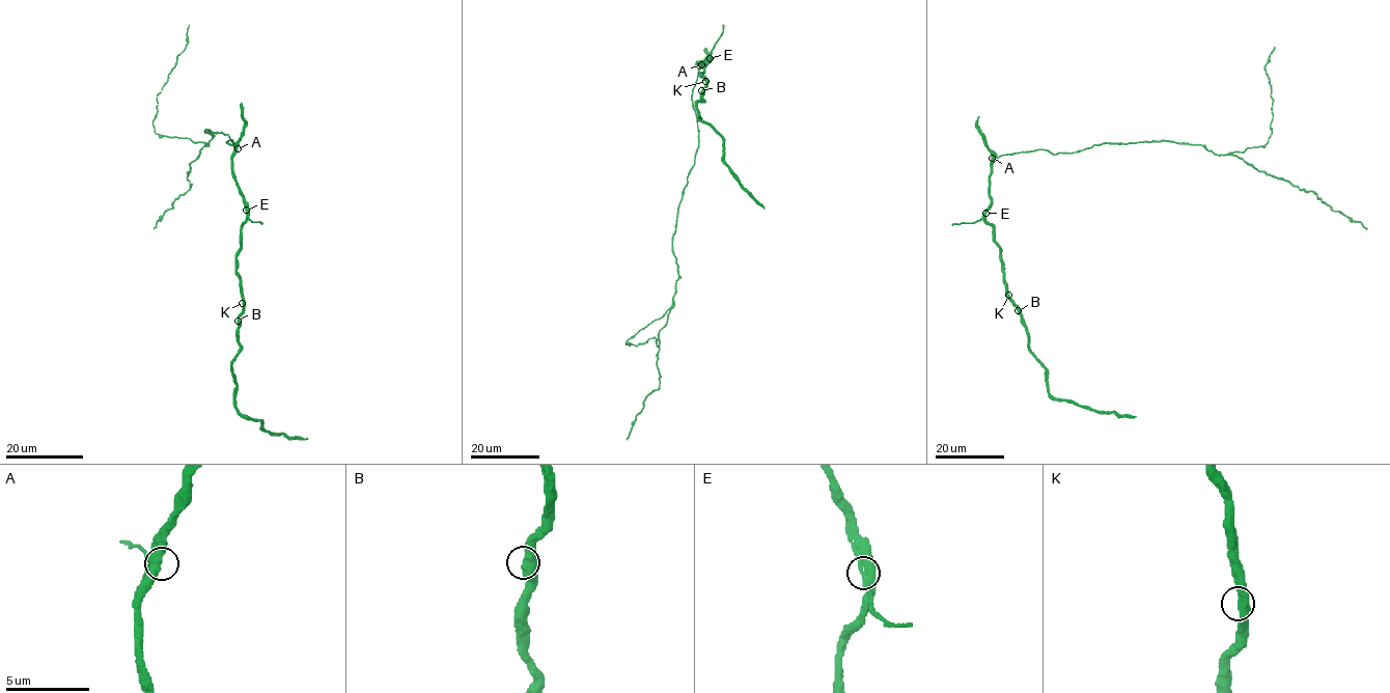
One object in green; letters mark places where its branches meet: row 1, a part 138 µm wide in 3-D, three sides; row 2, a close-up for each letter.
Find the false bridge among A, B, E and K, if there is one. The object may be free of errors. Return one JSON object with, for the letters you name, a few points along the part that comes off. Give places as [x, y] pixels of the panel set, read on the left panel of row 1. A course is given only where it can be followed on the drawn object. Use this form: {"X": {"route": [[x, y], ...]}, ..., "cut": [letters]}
{"cut": []}

